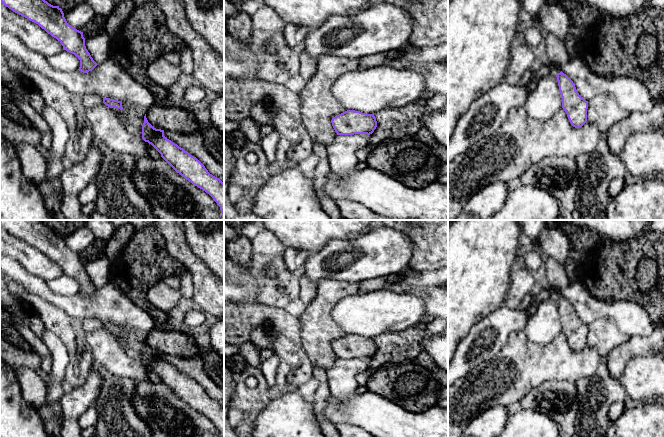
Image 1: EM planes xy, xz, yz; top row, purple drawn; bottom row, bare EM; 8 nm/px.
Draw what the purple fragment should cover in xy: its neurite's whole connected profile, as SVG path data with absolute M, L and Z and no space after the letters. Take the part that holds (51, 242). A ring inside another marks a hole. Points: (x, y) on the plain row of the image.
M0 220L0 225L56 262L63 274L80 284L79 295L87 297L98 289L86 273L83 256L67 247L59 230L49 228L42 220Z

